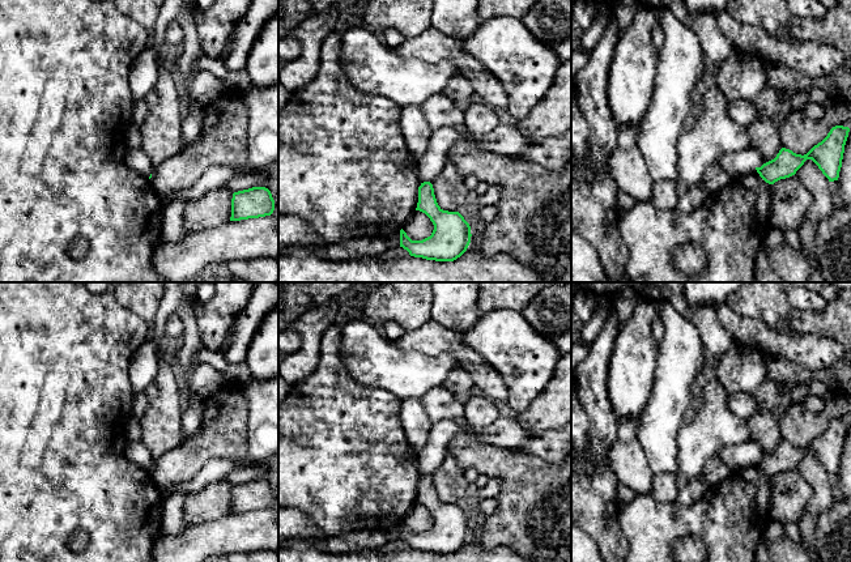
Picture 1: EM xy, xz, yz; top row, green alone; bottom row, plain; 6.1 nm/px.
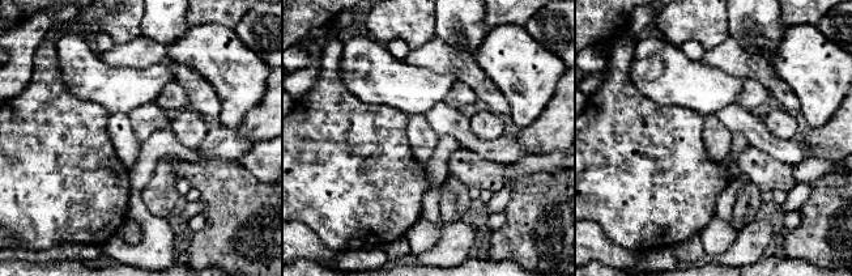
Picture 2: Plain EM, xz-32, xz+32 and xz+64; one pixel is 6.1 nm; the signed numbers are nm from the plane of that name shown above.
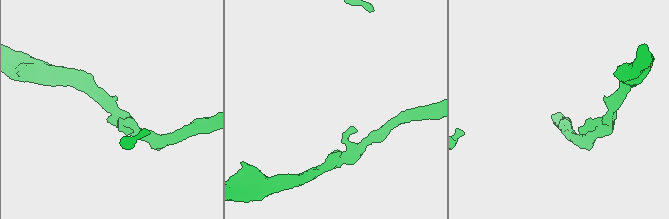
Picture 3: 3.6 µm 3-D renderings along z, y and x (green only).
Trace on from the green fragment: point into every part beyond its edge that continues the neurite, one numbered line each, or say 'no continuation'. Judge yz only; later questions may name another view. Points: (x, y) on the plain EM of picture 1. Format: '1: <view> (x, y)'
no continuation

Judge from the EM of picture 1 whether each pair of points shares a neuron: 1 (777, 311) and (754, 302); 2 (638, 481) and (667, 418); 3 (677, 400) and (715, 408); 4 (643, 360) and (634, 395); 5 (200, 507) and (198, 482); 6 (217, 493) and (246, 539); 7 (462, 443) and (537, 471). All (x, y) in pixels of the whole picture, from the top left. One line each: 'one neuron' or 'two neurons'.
1: one neuron
2: two neurons
3: two neurons
4: one neuron
5: two neurons
6: two neurons
7: one neuron

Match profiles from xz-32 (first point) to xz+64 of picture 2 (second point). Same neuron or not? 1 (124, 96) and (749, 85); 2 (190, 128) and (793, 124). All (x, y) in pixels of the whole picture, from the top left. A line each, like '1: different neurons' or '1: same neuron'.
1: different neurons
2: same neuron

